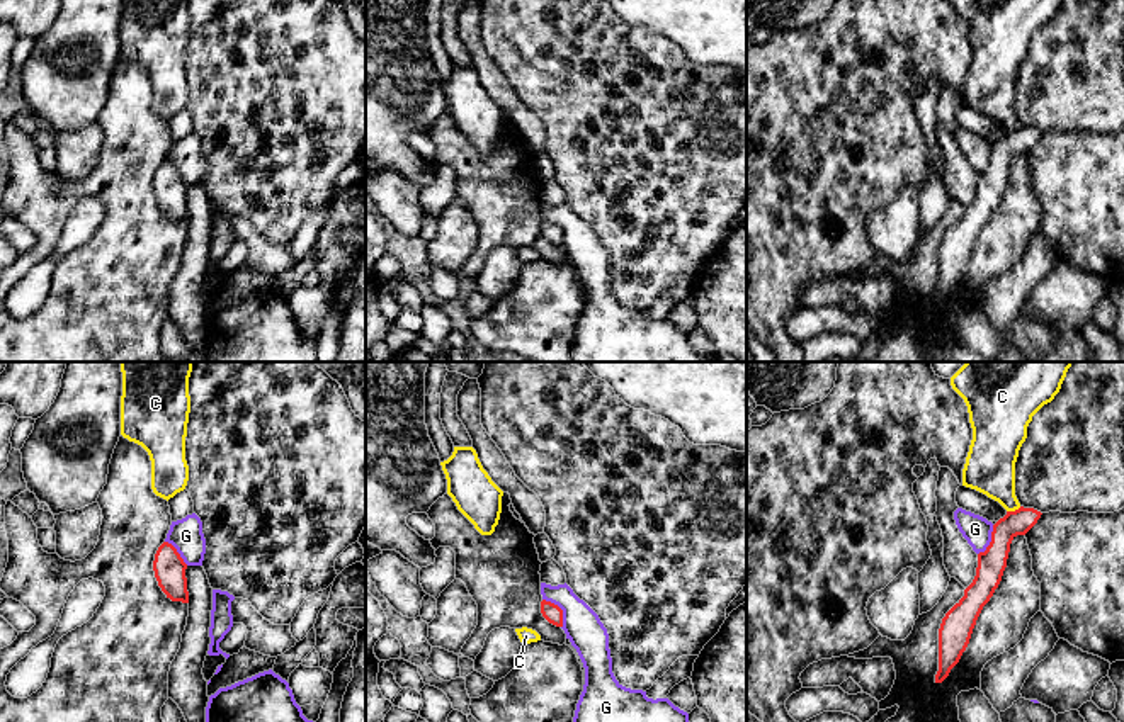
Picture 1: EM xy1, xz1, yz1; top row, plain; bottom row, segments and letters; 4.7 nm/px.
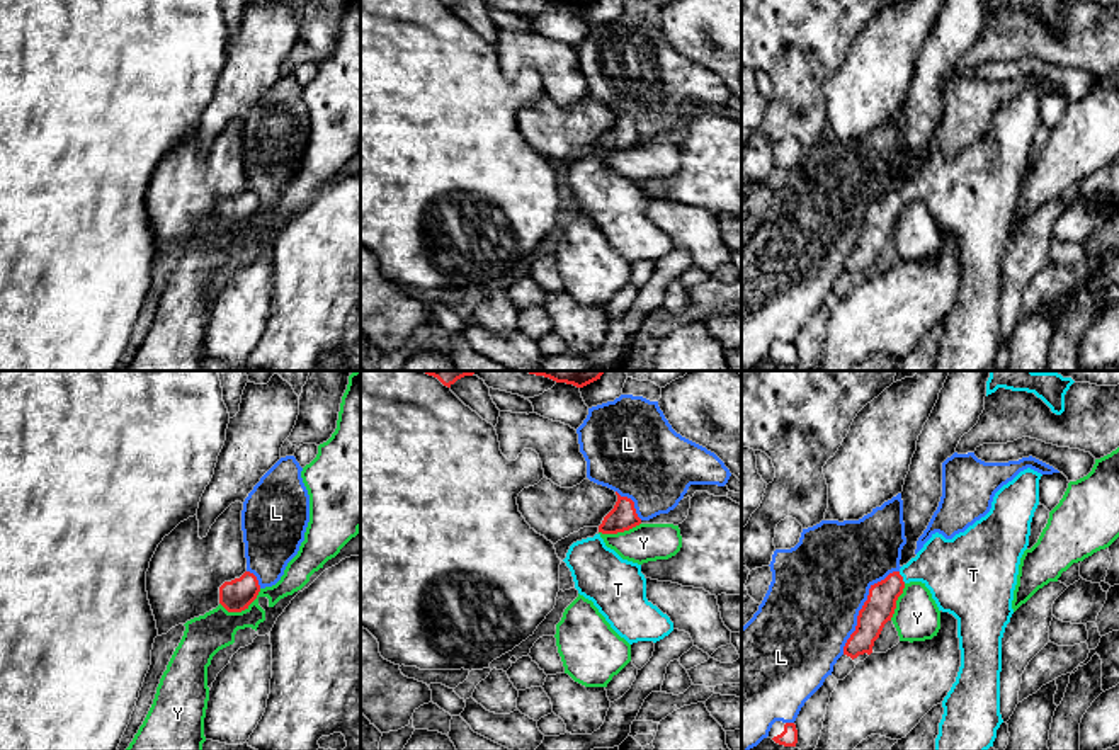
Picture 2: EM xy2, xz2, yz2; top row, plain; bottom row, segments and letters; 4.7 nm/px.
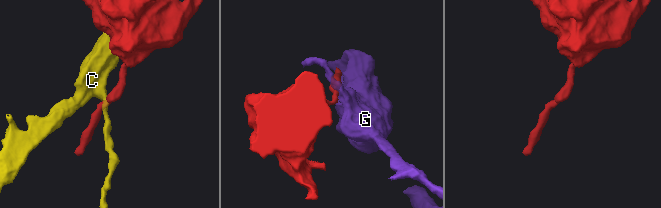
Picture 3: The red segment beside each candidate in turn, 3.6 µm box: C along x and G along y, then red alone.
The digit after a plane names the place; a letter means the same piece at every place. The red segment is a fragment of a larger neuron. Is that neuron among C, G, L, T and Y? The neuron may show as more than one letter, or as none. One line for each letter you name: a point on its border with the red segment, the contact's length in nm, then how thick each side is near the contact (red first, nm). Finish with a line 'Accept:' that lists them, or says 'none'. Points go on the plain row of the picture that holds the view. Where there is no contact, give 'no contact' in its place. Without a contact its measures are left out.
T: contact yz2 (902, 196); length 70 nm; calibres 150 and 300 nm
Accept: T

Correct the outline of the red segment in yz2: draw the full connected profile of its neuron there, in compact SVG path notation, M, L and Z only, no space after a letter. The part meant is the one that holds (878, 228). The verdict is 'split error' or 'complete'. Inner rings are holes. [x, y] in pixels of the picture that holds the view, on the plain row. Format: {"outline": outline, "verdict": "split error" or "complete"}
{"outline": "M1031 87L1020 90L995 112L985 136L952 158L932 153L915 177L871 204L855 250L844 265L852 279L871 274L910 201L922 201L939 230L957 238L961 286L942 320L935 371L986 371L1003 342L1002 257L1014 233L1014 209L1039 124L1041 95Z", "verdict": "split error"}

